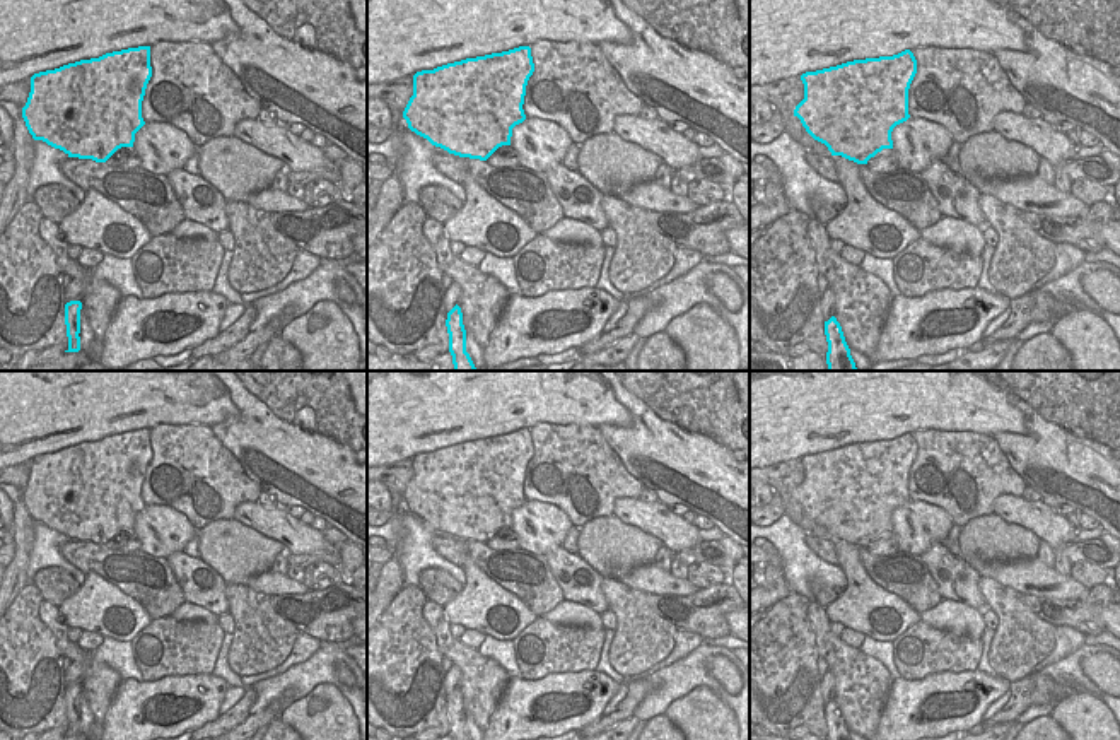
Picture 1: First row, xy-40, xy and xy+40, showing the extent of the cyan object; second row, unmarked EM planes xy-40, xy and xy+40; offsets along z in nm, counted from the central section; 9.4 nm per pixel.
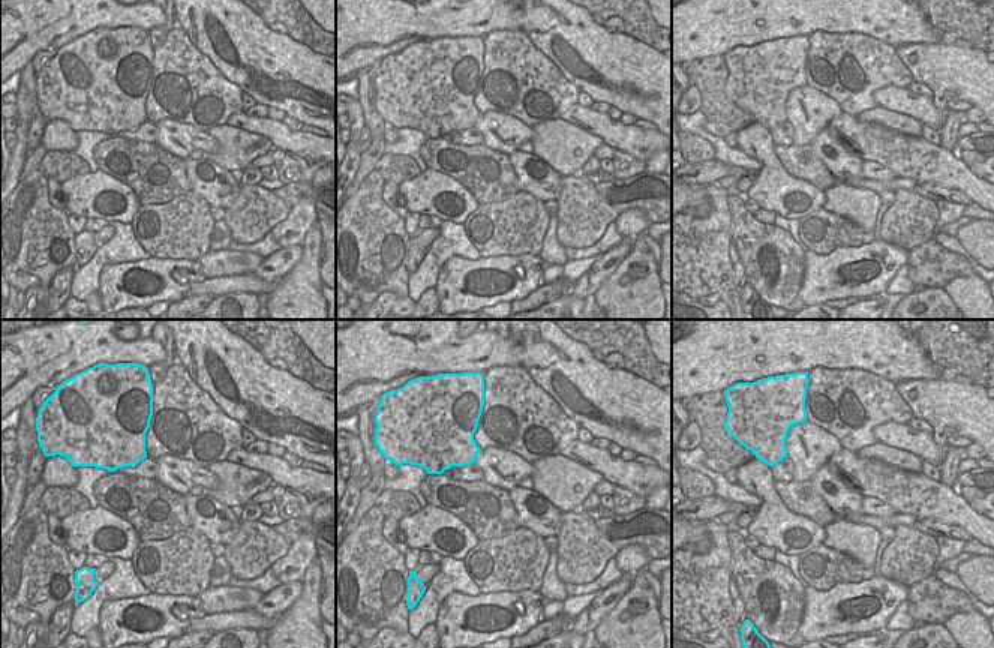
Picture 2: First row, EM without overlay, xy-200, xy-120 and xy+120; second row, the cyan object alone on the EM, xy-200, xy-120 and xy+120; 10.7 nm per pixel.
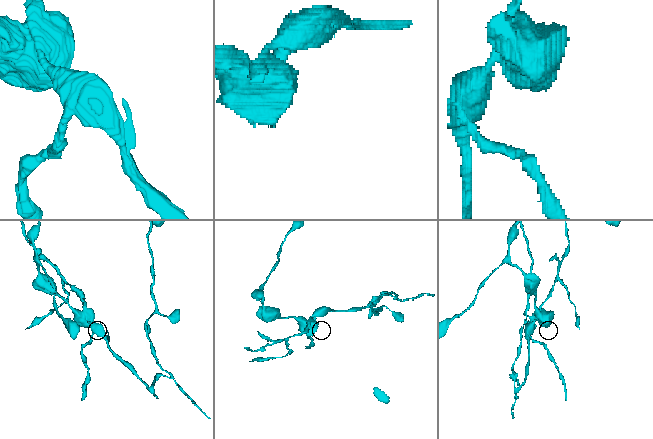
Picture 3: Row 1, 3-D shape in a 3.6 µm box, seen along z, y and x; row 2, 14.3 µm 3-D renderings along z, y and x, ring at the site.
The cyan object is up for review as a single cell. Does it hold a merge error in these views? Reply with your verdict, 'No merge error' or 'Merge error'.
Merge error.

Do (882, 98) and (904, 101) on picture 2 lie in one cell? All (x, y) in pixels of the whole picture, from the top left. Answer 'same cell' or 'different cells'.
same cell

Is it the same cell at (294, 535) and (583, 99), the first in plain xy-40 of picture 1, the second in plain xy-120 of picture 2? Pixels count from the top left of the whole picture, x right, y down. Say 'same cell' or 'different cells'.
different cells

